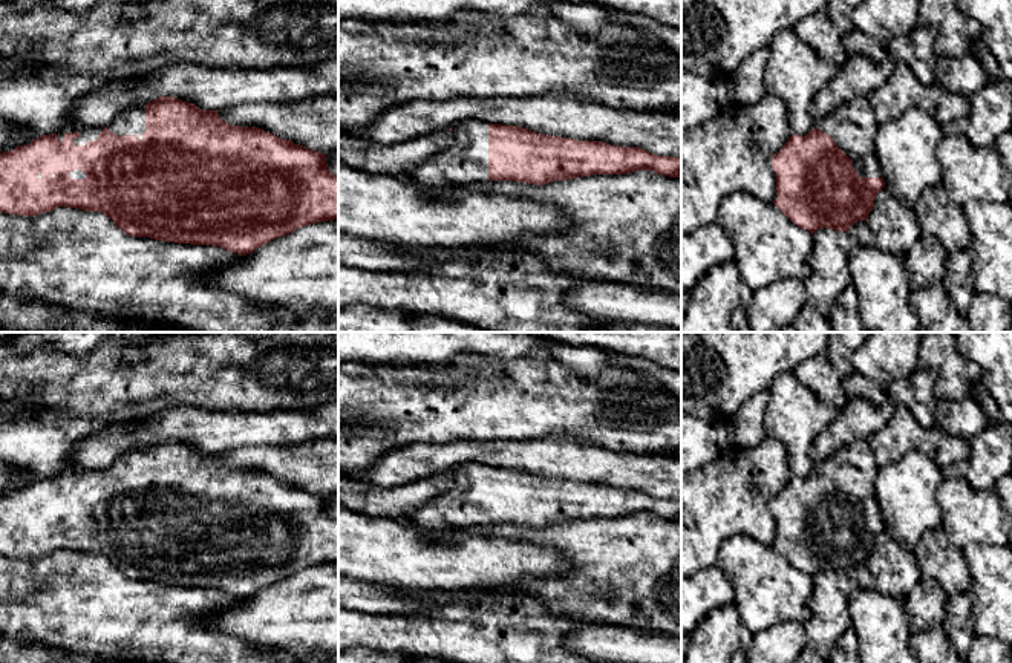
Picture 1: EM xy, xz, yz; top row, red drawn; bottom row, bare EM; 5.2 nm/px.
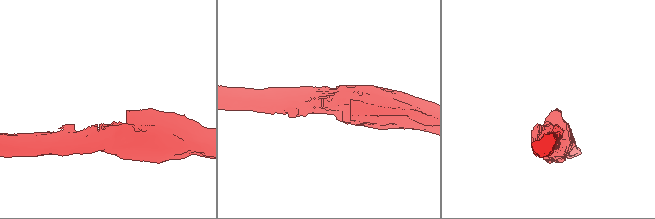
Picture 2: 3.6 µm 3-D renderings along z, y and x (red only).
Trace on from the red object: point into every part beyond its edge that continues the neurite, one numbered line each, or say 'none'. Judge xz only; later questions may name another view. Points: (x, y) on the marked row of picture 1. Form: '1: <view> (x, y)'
1: xz (466, 160)

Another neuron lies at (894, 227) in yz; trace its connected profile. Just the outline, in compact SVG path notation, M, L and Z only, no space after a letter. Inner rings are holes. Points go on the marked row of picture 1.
M886 187L876 194L867 222L871 245L896 256L905 256L923 234L914 207L899 202Z

